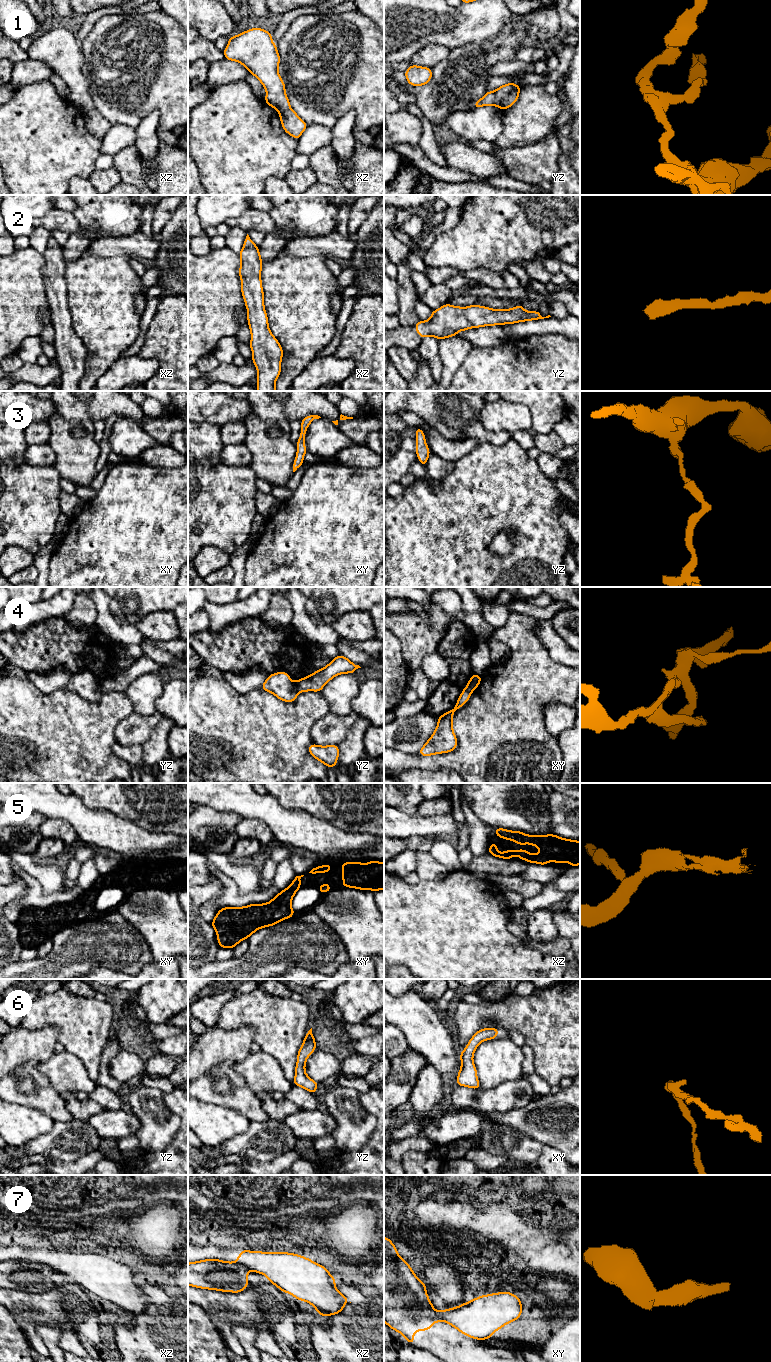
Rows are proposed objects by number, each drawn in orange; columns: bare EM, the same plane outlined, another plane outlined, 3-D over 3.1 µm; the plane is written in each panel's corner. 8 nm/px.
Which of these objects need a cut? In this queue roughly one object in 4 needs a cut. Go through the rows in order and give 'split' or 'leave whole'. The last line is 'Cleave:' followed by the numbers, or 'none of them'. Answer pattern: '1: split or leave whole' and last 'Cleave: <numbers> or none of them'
1: split
2: leave whole
3: leave whole
4: split
5: leave whole
6: leave whole
7: split
Cleave: 1, 4, 7

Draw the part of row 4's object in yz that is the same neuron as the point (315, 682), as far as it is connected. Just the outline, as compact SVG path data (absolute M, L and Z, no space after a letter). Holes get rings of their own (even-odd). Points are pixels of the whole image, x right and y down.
M338 655L326 667L317 670L313 674L299 679L294 683L294 687L298 692L316 691L321 692L327 682L339 674L350 673L361 668L354 665L345 656Z

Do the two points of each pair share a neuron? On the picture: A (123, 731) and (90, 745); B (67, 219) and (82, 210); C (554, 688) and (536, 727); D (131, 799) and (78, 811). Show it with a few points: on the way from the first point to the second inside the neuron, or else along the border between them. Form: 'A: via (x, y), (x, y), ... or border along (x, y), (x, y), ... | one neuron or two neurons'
A: border along (129, 715), (125, 716), (115, 729), (116, 743) | two neurons
B: border along (72, 212), (79, 226), (83, 230), (91, 232) | two neurons
C: via (543, 696), (535, 702), (535, 716) | one neuron
D: border along (72, 793), (88, 807), (106, 809), (113, 814) | two neurons

